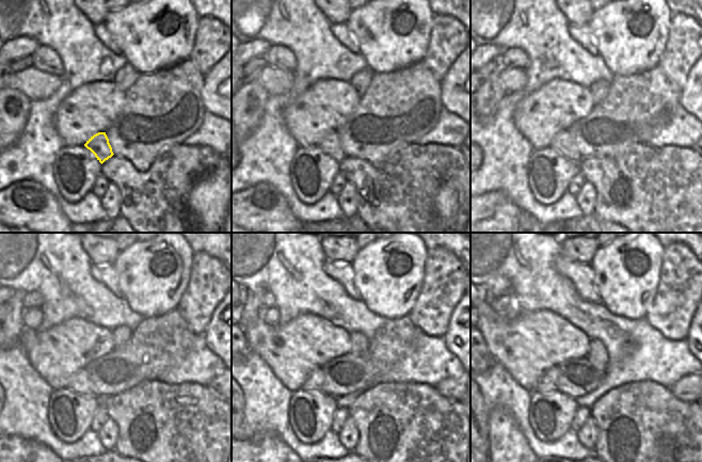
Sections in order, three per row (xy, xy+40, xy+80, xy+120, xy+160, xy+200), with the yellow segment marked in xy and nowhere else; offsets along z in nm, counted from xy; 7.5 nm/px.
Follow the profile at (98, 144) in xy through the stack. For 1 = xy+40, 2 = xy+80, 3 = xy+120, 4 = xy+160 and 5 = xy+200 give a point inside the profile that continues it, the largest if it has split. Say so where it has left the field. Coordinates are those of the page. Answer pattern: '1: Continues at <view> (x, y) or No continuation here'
1: Continues at xy+40 (331, 145)
2: Continues at xy+80 (563, 143)
3: Continues at xy+120 (80, 382)
4: Continues at xy+160 (315, 380)
5: Continues at xy+200 (548, 382).

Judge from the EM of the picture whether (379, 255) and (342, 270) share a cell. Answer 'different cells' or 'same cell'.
different cells

